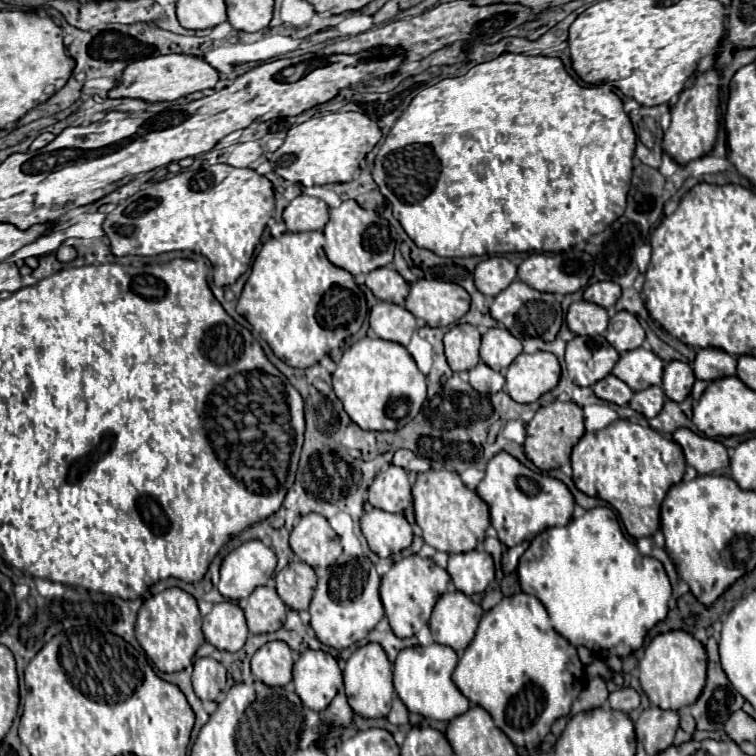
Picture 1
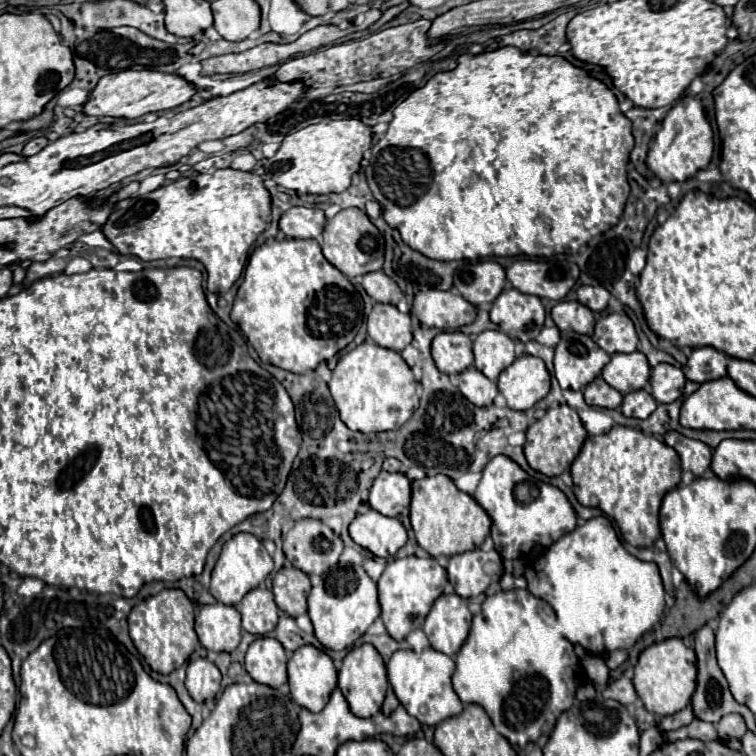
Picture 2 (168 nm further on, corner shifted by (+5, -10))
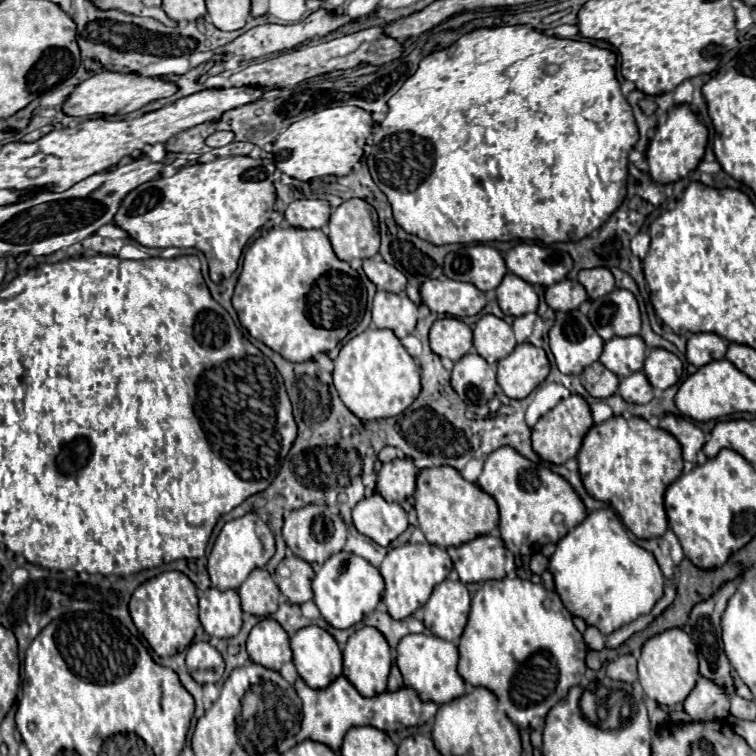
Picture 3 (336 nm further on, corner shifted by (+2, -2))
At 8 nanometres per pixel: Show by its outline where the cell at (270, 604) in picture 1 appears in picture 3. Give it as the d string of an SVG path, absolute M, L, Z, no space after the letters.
M256 569L240 585L238 595L242 599L242 611L256 617L270 617L278 611L280 589L266 569Z

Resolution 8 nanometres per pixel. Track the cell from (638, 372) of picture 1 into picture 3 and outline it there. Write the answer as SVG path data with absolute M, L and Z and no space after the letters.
M638 335L632 337L614 337L604 345L600 363L616 373L620 379L640 371L646 359L646 345Z

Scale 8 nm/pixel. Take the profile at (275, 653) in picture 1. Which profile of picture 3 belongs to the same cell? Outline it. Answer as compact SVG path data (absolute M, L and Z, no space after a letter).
M262 619L248 635L246 641L248 655L254 663L280 671L280 667L292 661L292 651L286 631L276 623L276 619Z

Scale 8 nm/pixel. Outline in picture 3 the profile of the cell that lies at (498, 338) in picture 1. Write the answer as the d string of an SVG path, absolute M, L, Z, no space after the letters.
M484 315L474 325L474 349L490 365L496 365L500 359L510 355L516 347L516 337L512 327L494 315Z

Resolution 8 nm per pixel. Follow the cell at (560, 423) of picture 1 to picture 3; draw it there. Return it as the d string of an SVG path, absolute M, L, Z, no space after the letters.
M572 395L568 399L562 399L554 409L550 409L546 415L542 415L538 419L538 423L534 425L532 429L532 449L548 463L554 463L554 465L562 465L566 463L568 459L576 457L580 445L582 445L582 439L586 435L586 431L594 425L592 421L592 415L590 415L590 407L588 403L578 397L578 395Z

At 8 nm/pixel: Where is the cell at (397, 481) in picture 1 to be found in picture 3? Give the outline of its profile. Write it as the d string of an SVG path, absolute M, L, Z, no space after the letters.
M408 457L384 463L382 469L378 471L376 493L380 493L390 503L392 501L402 503L414 493L416 475L418 475L418 467Z

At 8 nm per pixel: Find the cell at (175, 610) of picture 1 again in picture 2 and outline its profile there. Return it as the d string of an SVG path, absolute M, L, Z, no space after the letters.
M163 589L137 603L129 613L129 635L147 665L157 673L171 673L181 667L197 647L197 633L193 629L195 605L181 589Z

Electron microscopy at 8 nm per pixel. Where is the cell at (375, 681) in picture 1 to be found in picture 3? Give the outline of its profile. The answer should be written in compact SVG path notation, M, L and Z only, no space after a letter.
M362 627L350 635L344 647L344 677L360 691L360 695L380 695L386 691L392 667L390 647L374 627Z

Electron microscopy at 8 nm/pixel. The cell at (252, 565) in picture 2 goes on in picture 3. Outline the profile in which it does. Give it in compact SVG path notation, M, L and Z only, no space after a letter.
M246 513L240 519L228 521L214 547L212 553L208 557L208 575L212 581L212 587L220 589L220 591L228 591L228 589L238 589L240 583L244 583L244 579L258 567L264 567L276 553L276 545L274 545L274 535L268 529L268 525L256 515L256 513Z

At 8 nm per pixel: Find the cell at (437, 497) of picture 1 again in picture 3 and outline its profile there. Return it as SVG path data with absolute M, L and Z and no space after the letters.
M432 467L420 471L416 479L414 509L426 541L444 549L468 543L478 535L488 535L498 525L496 501L478 485L462 479L454 467Z

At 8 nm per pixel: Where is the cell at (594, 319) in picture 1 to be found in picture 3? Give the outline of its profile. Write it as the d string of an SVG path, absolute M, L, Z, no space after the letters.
M564 279L546 289L546 303L554 311L574 311L584 301L588 301L584 287L580 287L580 283L572 279Z

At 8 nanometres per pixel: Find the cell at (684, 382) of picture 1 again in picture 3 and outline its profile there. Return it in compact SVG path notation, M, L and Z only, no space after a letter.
M652 349L644 361L644 373L652 387L664 391L682 379L684 365L674 353L666 349Z

